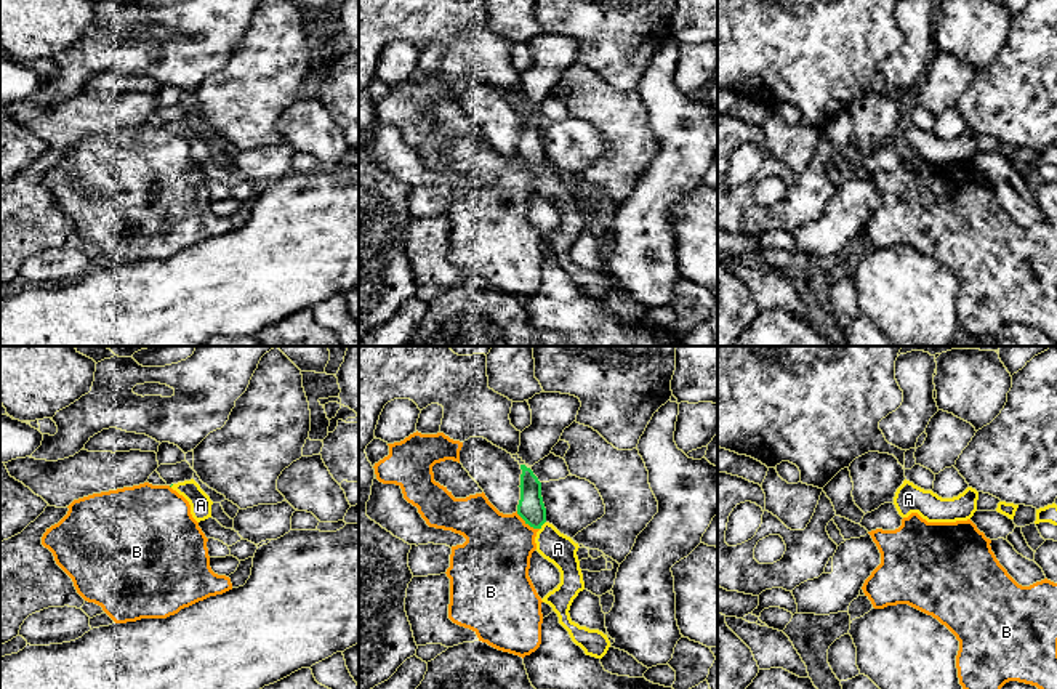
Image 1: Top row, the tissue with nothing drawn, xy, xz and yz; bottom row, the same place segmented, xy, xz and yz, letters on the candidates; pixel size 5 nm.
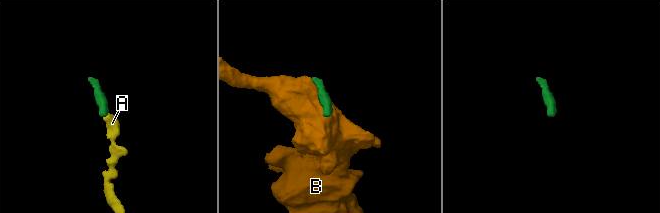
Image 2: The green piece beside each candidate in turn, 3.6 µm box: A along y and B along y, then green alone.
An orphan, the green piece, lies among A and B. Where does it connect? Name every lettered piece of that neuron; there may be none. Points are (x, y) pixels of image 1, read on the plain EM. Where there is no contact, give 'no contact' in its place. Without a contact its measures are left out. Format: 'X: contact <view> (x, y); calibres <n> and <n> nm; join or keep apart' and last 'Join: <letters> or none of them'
A: contact xz (542, 165); calibres 140 and 160 nm; join
B: contact xz (527, 164); calibres 140 and 360 nm; keep apart
Join: A

